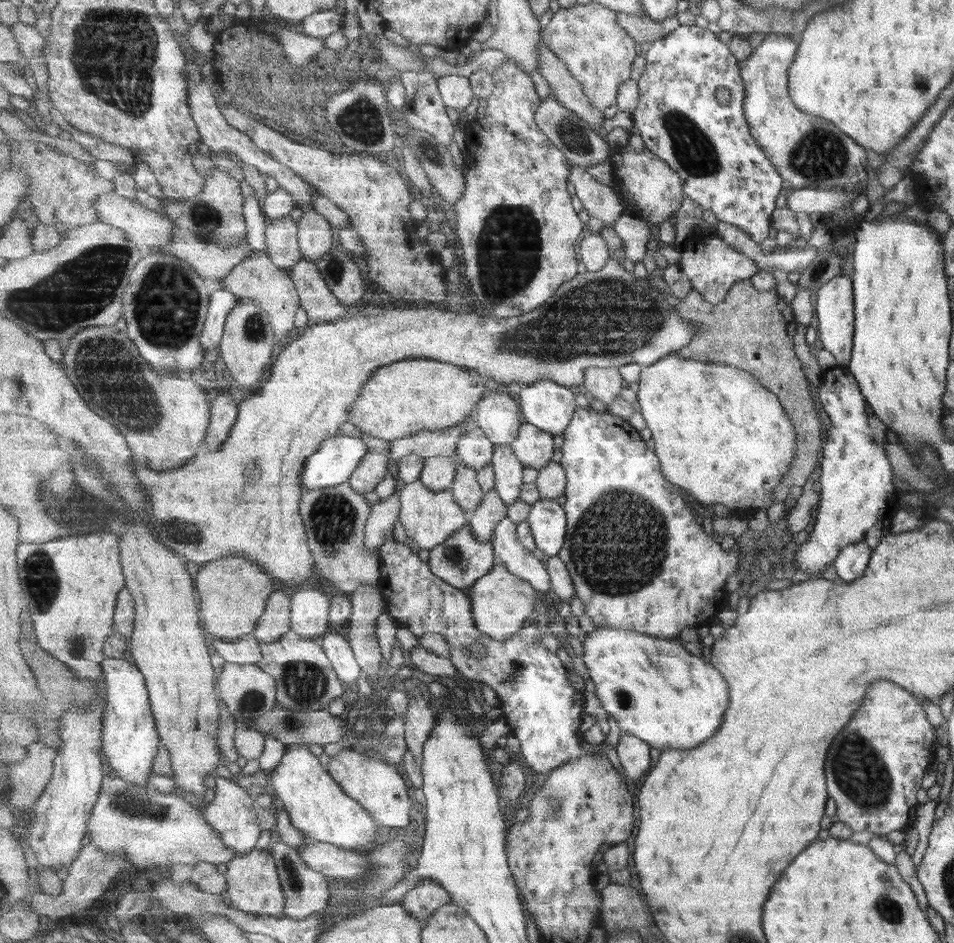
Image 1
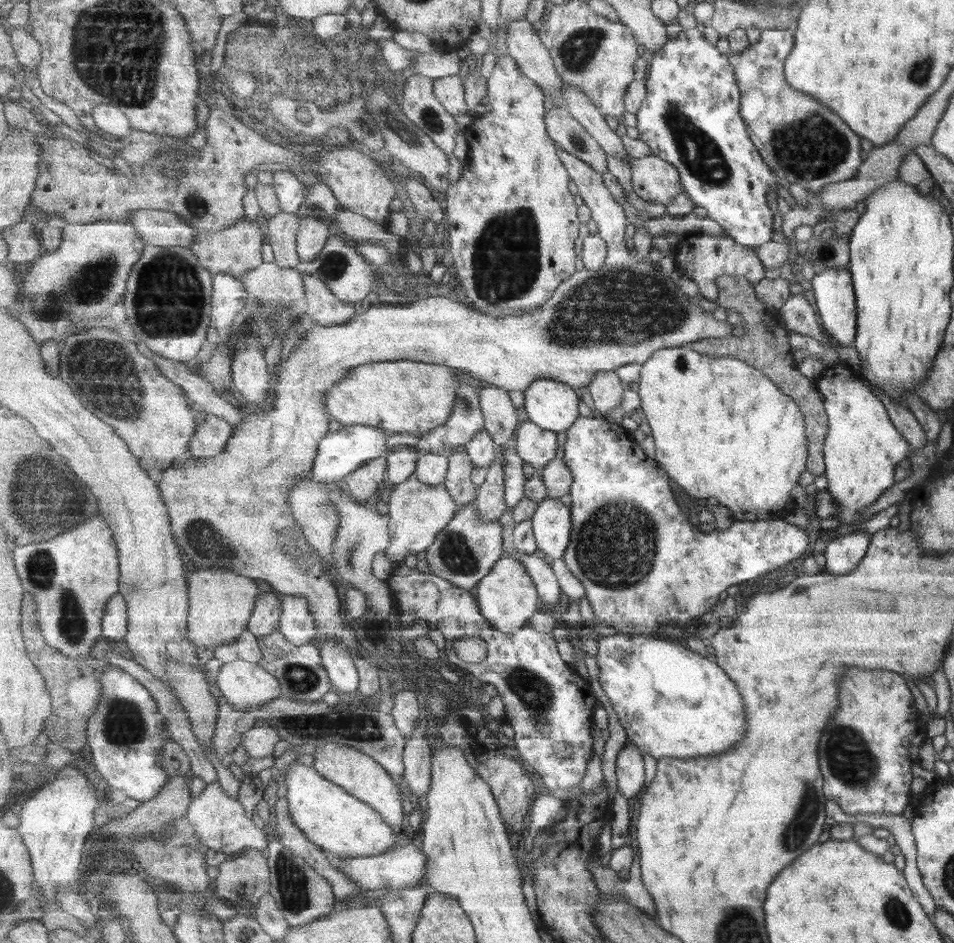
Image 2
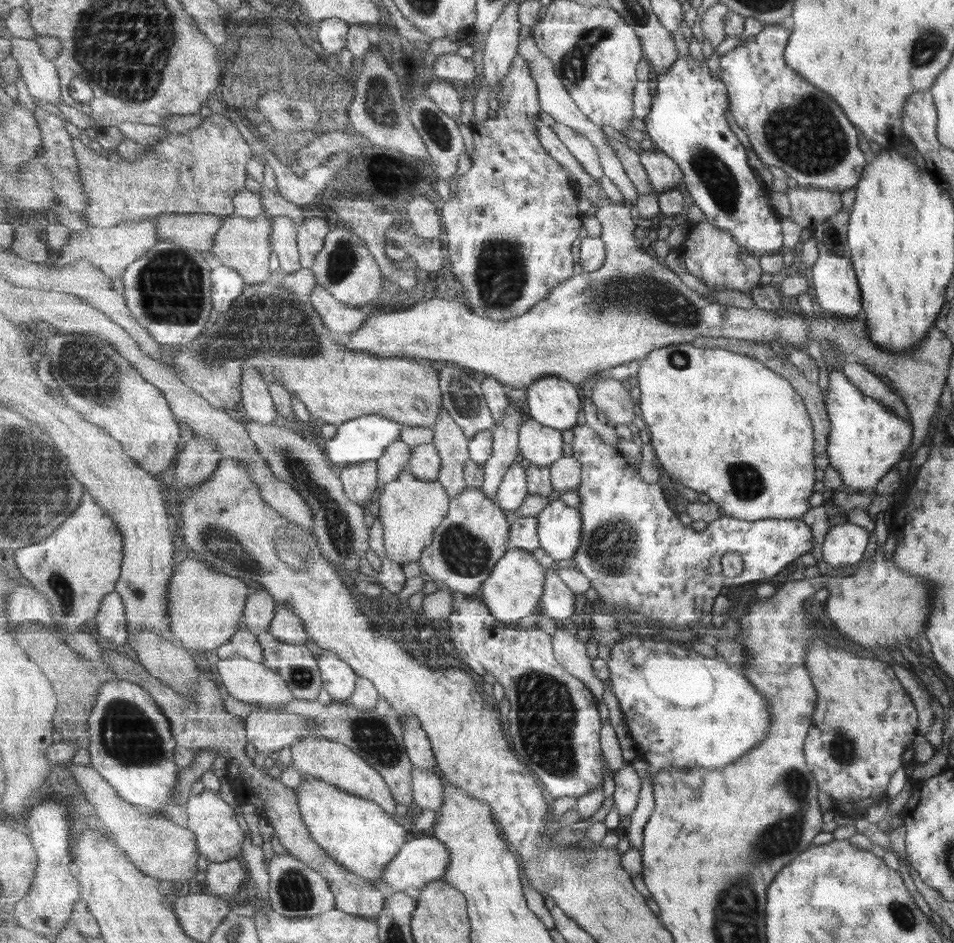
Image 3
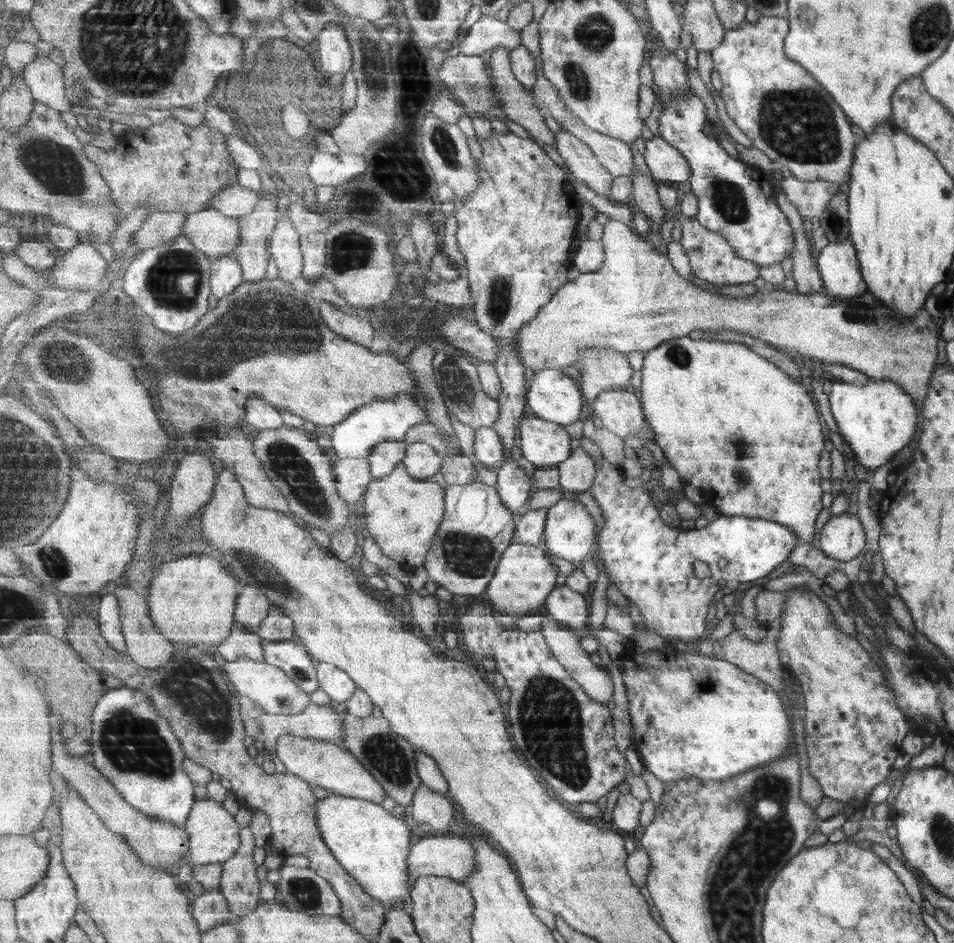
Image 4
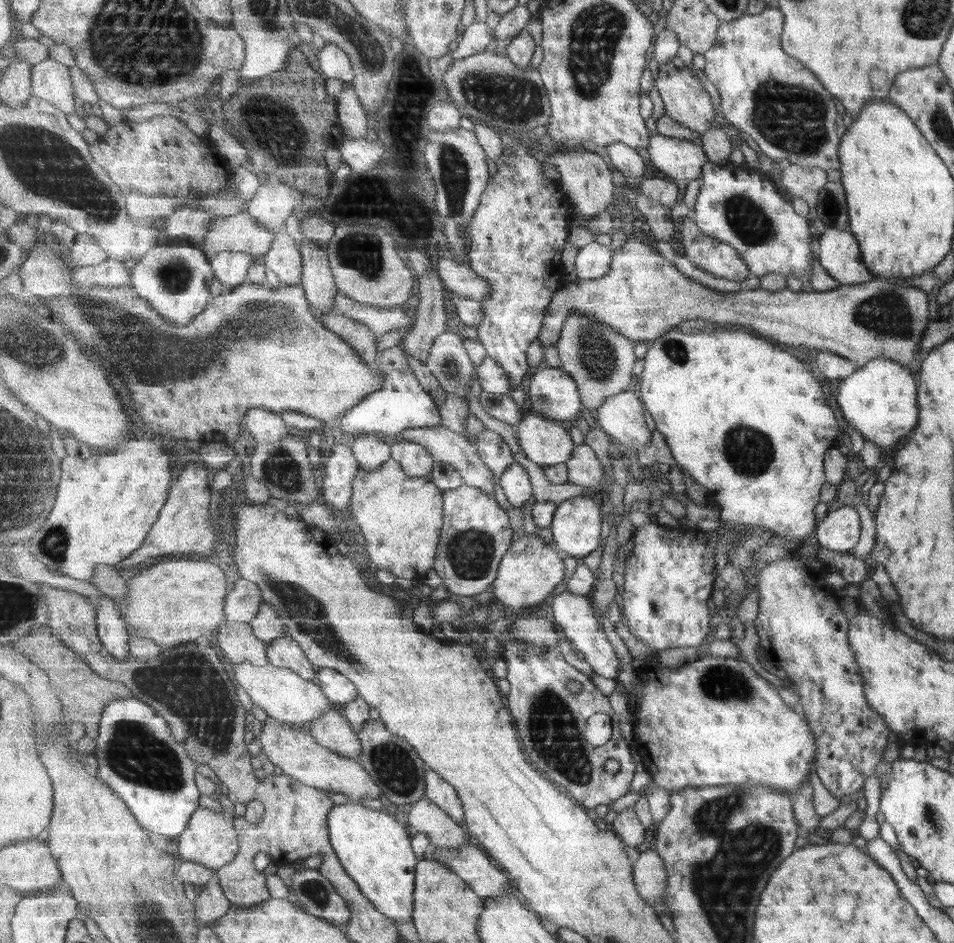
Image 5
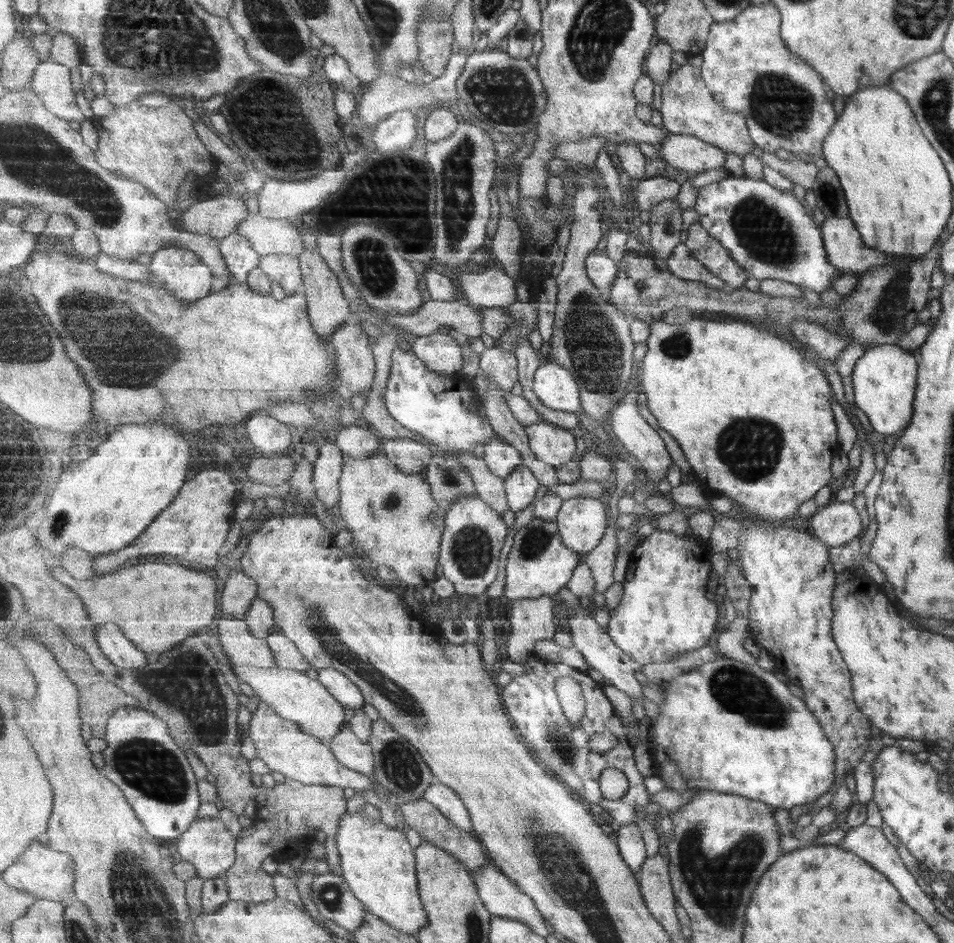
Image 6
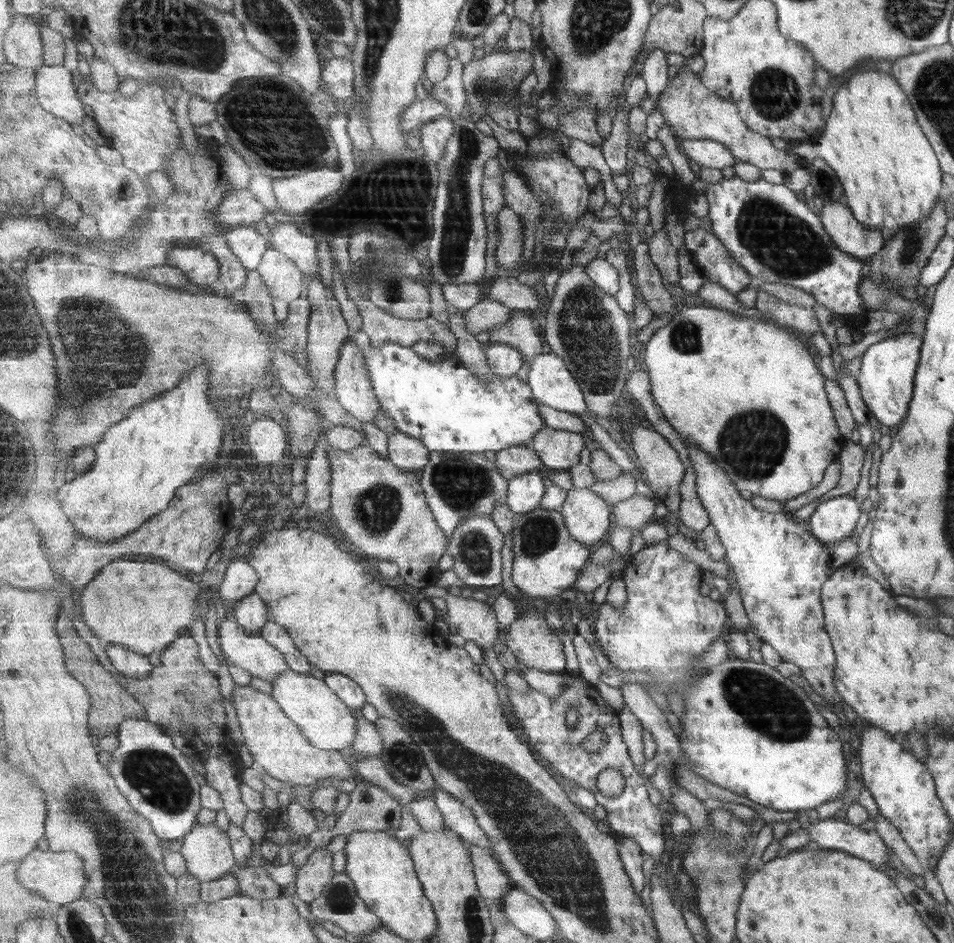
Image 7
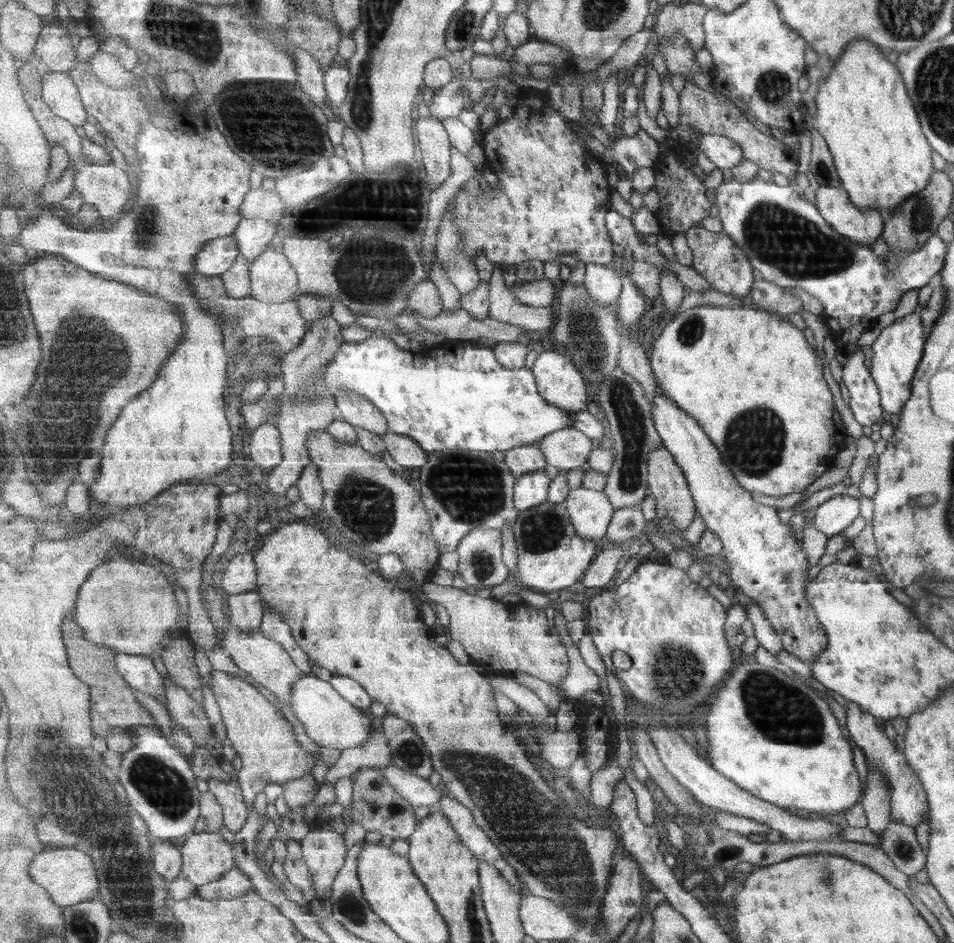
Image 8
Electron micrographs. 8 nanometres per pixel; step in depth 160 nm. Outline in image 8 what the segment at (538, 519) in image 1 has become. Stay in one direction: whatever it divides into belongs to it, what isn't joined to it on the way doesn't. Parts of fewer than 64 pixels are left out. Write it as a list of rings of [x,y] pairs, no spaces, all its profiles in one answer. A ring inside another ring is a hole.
[[[573,489],[566,505],[577,535],[597,542],[607,538],[616,509],[604,491]]]

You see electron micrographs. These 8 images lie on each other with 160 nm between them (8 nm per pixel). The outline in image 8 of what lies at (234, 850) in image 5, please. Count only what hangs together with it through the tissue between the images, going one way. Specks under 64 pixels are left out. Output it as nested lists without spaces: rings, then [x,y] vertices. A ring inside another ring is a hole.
[[[192,833],[180,849],[183,875],[198,887],[219,880],[235,867],[233,845],[221,833]]]

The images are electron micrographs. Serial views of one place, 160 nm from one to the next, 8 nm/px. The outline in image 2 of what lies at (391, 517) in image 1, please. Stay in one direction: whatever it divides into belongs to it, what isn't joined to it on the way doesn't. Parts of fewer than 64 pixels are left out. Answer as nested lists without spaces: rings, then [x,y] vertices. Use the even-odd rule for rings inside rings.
[[[347,490],[331,491],[335,510],[339,512],[339,528],[334,542],[334,564],[337,570],[336,577],[340,577],[351,587],[363,591],[367,595],[368,608],[377,616],[391,614],[391,608],[395,605],[391,588],[383,580],[373,576],[373,560],[379,552],[386,553],[392,540],[389,528],[389,514],[383,516],[379,510],[369,510],[363,503],[351,497]]]

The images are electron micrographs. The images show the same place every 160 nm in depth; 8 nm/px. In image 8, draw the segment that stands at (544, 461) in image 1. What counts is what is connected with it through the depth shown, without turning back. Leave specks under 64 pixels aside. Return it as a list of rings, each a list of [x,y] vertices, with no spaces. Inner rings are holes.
[[[571,427],[544,436],[538,446],[543,450],[549,465],[569,472],[589,463],[593,440],[584,432]]]

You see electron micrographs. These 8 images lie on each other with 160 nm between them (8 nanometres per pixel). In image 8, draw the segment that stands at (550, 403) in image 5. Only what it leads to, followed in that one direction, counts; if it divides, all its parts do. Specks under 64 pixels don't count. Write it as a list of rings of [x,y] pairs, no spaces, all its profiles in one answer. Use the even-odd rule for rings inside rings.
[[[543,351],[536,357],[532,371],[536,376],[541,396],[544,396],[545,400],[548,400],[553,406],[574,412],[587,410],[587,401],[591,398],[589,386],[581,371],[562,351]]]

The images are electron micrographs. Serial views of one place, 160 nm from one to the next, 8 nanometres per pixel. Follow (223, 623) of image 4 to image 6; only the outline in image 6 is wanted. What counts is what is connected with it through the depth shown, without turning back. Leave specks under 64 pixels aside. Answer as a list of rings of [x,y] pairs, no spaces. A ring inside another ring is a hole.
[[[165,562],[138,563],[122,566],[117,572],[99,575],[92,580],[77,580],[65,567],[51,566],[52,575],[77,593],[84,602],[86,611],[95,625],[115,623],[121,627],[124,635],[133,641],[137,648],[146,653],[169,652],[189,637],[201,630],[207,630],[215,620],[217,612],[217,584],[207,572],[186,568],[180,563]]]

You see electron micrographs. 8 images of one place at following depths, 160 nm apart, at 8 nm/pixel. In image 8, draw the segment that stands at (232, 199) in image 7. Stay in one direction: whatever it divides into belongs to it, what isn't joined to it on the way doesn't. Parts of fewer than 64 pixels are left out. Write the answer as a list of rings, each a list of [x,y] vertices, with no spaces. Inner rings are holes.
[[[261,187],[249,191],[240,209],[243,218],[265,218],[276,222],[283,218],[285,205],[276,190]]]

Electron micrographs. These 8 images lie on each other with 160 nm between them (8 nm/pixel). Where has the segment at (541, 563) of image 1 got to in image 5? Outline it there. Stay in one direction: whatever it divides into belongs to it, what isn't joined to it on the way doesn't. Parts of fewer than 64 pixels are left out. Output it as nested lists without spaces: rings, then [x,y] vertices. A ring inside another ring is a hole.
[[[564,591],[559,596],[555,596],[552,601],[552,614],[557,627],[562,630],[584,654],[586,662],[593,670],[610,679],[616,679],[619,676],[621,660],[617,658],[617,652],[613,650],[613,644],[609,642],[607,634],[603,632],[601,621],[597,609],[589,597]]]

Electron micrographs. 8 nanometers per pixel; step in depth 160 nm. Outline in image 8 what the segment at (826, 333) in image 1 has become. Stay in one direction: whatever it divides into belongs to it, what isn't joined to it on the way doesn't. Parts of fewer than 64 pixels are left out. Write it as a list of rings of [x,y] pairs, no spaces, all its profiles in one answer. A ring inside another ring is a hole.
[[[819,186],[814,207],[833,232],[847,241],[870,247],[882,232],[885,217],[874,208],[860,210],[852,205],[847,193],[840,187]]]

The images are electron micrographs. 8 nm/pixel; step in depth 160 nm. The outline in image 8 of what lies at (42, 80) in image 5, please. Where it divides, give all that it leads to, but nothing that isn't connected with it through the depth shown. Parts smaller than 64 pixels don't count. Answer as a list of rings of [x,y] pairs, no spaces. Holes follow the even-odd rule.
[[[44,69],[42,95],[45,102],[59,116],[75,127],[87,123],[89,114],[72,76],[68,72],[57,72]]]

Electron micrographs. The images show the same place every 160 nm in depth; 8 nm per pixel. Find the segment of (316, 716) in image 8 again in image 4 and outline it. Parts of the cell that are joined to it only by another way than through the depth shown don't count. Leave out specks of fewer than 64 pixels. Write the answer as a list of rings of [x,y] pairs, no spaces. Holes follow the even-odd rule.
[[[249,659],[236,660],[235,662],[225,661],[222,664],[222,670],[229,676],[230,682],[240,696],[245,696],[260,704],[267,712],[271,714],[301,714],[311,704],[309,692],[305,692],[282,668],[257,662]]]

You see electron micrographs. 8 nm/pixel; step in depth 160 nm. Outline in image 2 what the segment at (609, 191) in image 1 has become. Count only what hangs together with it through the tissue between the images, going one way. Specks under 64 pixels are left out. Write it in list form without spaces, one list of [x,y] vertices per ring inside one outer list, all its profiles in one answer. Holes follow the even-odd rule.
[[[556,145],[556,147],[558,148],[558,155],[567,167],[568,173],[572,177],[572,181],[577,186],[578,192],[583,198],[583,203],[591,210],[591,218],[596,222],[599,228],[597,234],[603,238],[603,240],[606,240],[606,243],[608,244],[608,258],[606,259],[604,267],[597,272],[587,270],[586,268],[580,271],[578,270],[571,278],[569,278],[569,280],[566,280],[557,287],[555,294],[548,300],[548,302],[531,312],[525,313],[523,316],[509,315],[504,317],[494,317],[493,315],[485,314],[484,312],[477,310],[477,308],[473,308],[472,305],[467,307],[459,300],[451,300],[451,298],[435,296],[435,298],[419,300],[415,306],[373,306],[369,312],[357,312],[356,316],[345,324],[333,325],[330,327],[314,324],[314,326],[309,329],[309,332],[304,334],[302,341],[295,343],[295,347],[291,350],[287,360],[280,364],[280,369],[278,370],[279,378],[275,391],[273,392],[273,397],[271,398],[272,409],[270,411],[255,410],[252,413],[245,414],[242,418],[242,423],[234,428],[234,435],[229,439],[223,454],[219,456],[211,456],[211,458],[189,457],[181,468],[172,467],[163,472],[162,479],[158,482],[158,485],[160,486],[160,491],[164,497],[165,504],[167,504],[169,508],[169,517],[171,518],[172,531],[176,543],[180,545],[180,548],[183,550],[184,556],[188,561],[192,562],[197,567],[207,566],[207,568],[209,568],[209,566],[221,566],[221,568],[229,568],[233,572],[241,573],[243,576],[248,576],[247,578],[263,580],[270,586],[273,586],[273,589],[284,596],[304,596],[309,601],[311,612],[316,620],[319,636],[325,637],[326,639],[335,639],[341,644],[344,644],[354,660],[356,660],[357,657],[368,658],[366,653],[365,655],[361,655],[361,651],[363,650],[357,642],[357,636],[355,636],[355,631],[352,629],[352,623],[349,623],[349,628],[349,625],[343,622],[345,610],[341,607],[339,592],[337,592],[335,584],[331,582],[335,575],[329,571],[329,568],[325,565],[324,561],[318,554],[317,549],[314,549],[312,545],[308,543],[304,530],[301,528],[297,520],[295,520],[293,512],[291,512],[291,506],[289,506],[289,491],[293,489],[295,483],[300,482],[299,479],[301,479],[301,477],[305,477],[305,475],[312,473],[316,457],[318,456],[320,442],[323,440],[324,435],[329,433],[329,420],[332,419],[332,416],[326,407],[326,390],[330,390],[330,388],[336,386],[340,380],[343,380],[348,375],[351,368],[355,368],[360,364],[399,360],[440,364],[448,366],[454,370],[459,369],[469,373],[471,377],[484,382],[486,385],[492,384],[506,391],[520,390],[524,393],[533,383],[536,382],[536,380],[542,379],[543,377],[551,380],[564,381],[565,384],[578,390],[581,387],[586,387],[587,384],[591,384],[591,380],[595,378],[595,374],[601,372],[601,370],[616,371],[619,367],[626,364],[645,364],[651,356],[656,354],[657,350],[661,350],[662,348],[679,348],[688,346],[691,342],[703,340],[703,338],[723,339],[724,336],[731,335],[731,325],[728,321],[715,320],[711,313],[711,309],[706,303],[702,302],[698,305],[691,303],[689,296],[686,296],[681,291],[681,288],[671,280],[669,274],[662,271],[659,266],[651,263],[649,260],[639,260],[636,256],[634,257],[629,254],[630,251],[627,250],[627,242],[625,242],[625,228],[627,228],[629,221],[627,221],[627,216],[625,216],[623,206],[621,206],[613,196],[611,196],[609,188],[603,184],[603,176],[601,173],[597,172],[596,169],[591,168],[589,164],[584,160],[581,160],[580,157],[569,154],[569,152],[560,148],[559,145]]]

